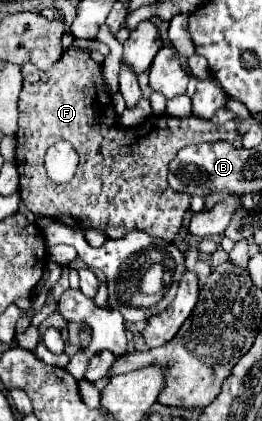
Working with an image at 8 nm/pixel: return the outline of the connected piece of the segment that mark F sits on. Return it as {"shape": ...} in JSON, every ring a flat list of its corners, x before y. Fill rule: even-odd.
{"shape":[[66,48,62,58,50,70,38,70,36,66,22,64,22,92,18,98,18,146,16,146,16,166,20,172,20,198,26,208,36,216,46,216,62,222,64,226,72,226,74,230,100,230,108,238,124,238,124,234,132,230,144,230,152,238,172,242,178,234,184,214,190,206,190,194,180,194,168,186,168,162,176,156,176,152,188,144,202,142,234,142,236,138,236,122,230,120,226,124,212,124,210,120,198,118,194,114,184,118,174,118,168,114,152,114,148,120,138,124,136,128,124,128,114,110,112,94,106,88,102,76,102,64,90,58,90,52,80,48],[68,140,74,148,78,148,80,164,72,180,62,188,62,194,56,184,46,176,44,154,46,150,60,142]]}

